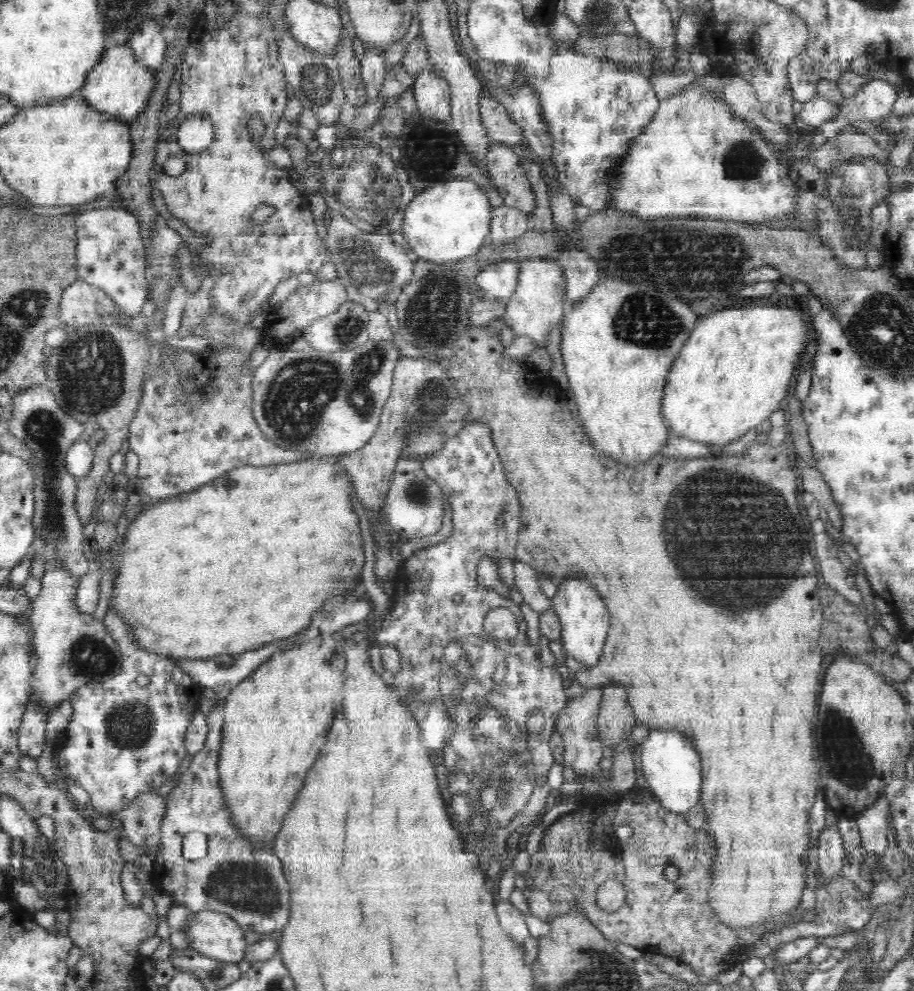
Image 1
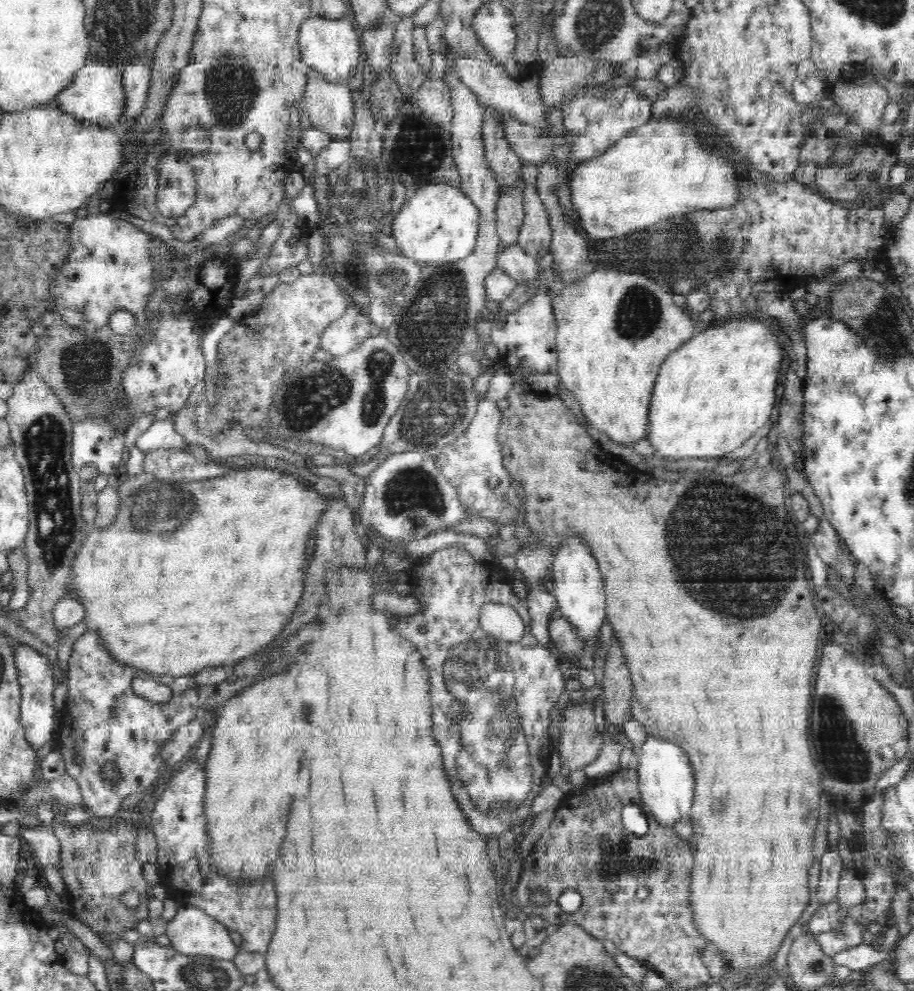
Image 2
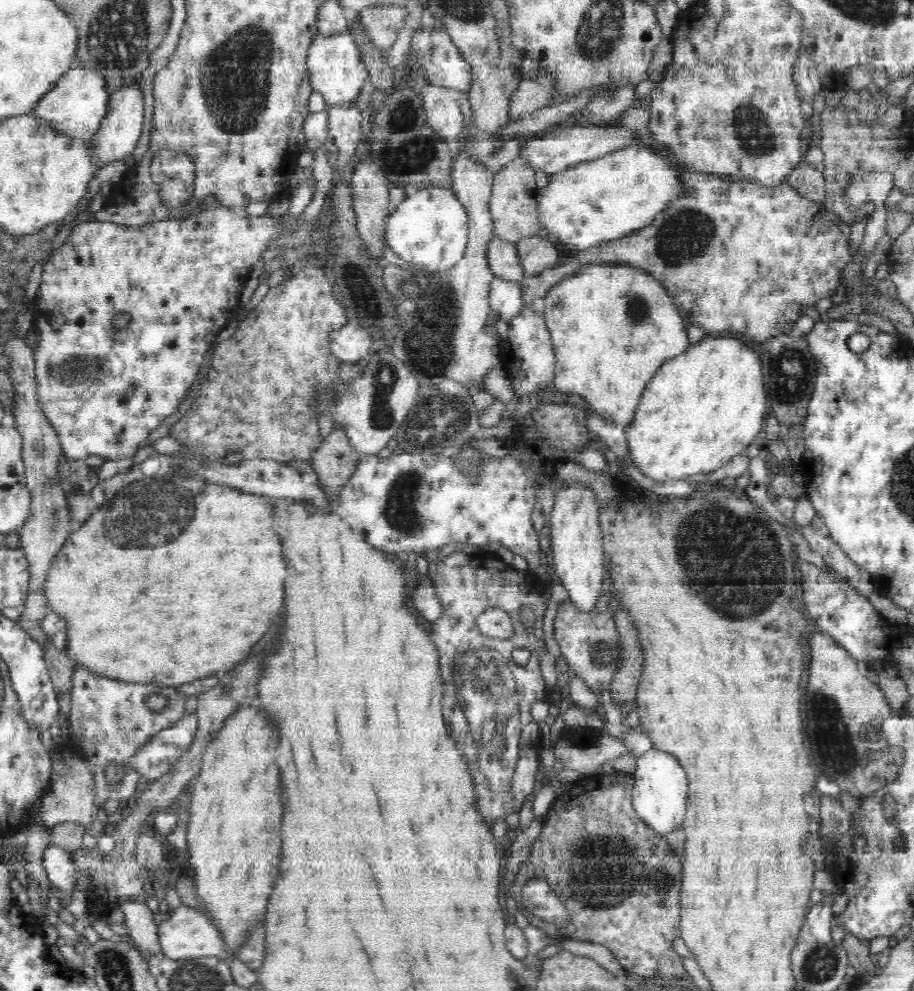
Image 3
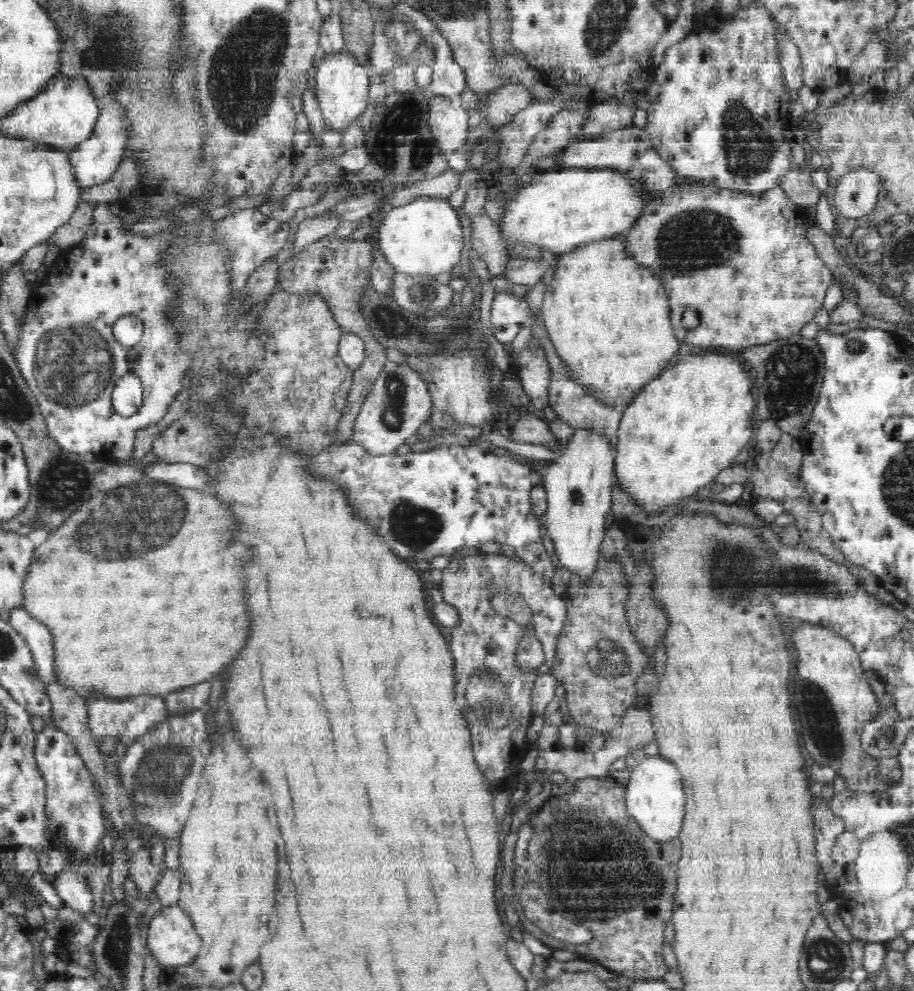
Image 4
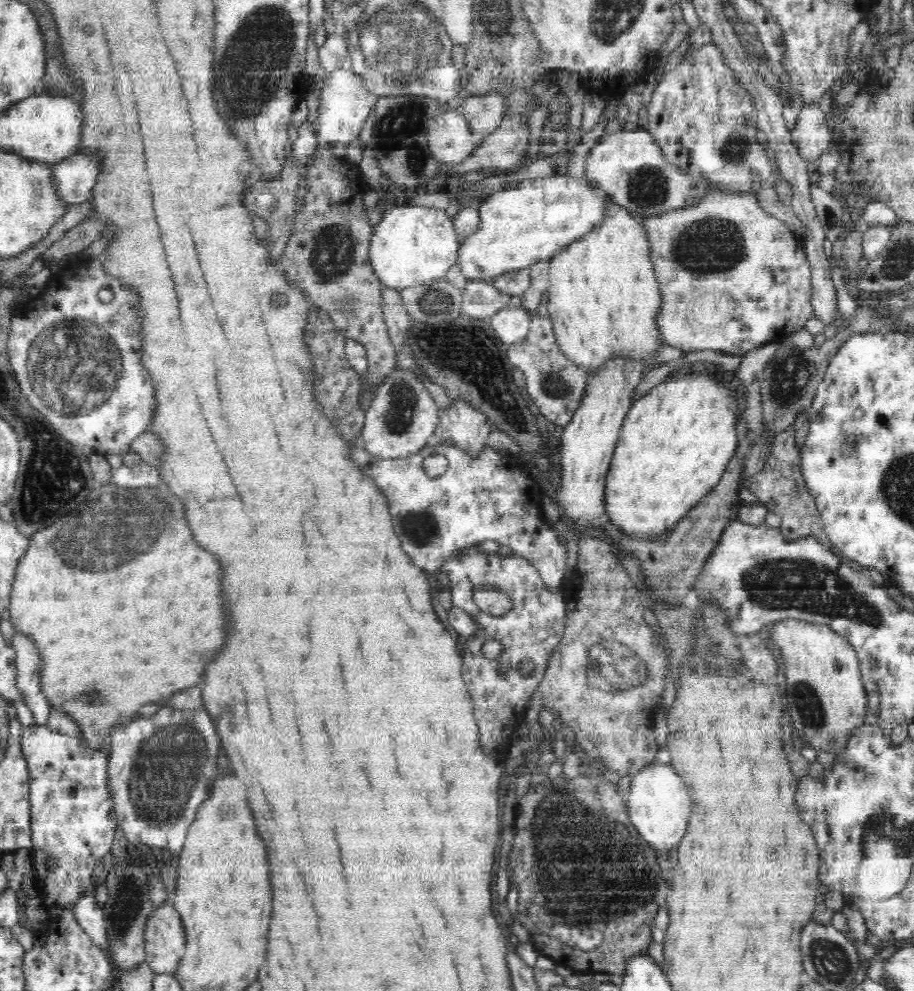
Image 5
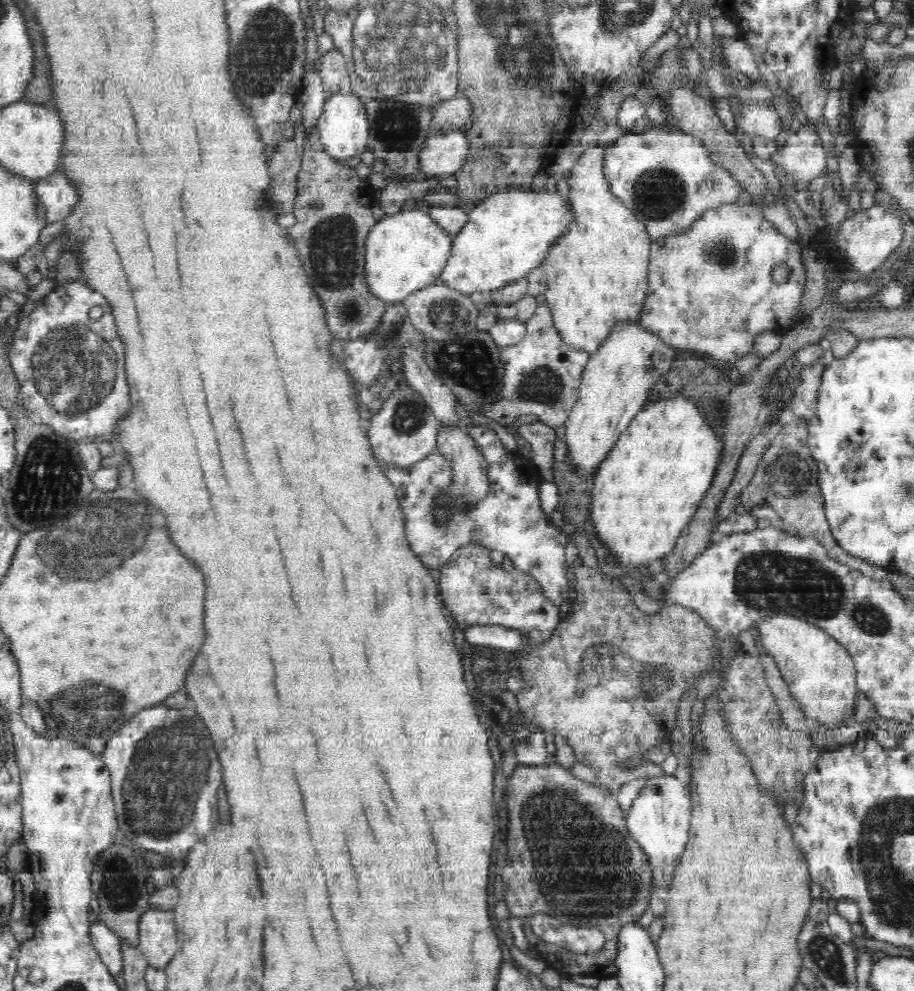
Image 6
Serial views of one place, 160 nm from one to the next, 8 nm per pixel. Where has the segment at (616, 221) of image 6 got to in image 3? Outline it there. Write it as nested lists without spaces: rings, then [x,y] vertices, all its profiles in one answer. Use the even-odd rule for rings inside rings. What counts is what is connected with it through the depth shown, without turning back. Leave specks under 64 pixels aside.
[[[610,263],[580,267],[579,271],[551,289],[539,307],[556,354],[555,389],[579,394],[590,404],[592,414],[598,414],[613,426],[628,427],[632,424],[646,385],[668,360],[680,356],[691,345],[678,308],[670,296],[666,296],[660,281],[650,273],[630,266]]]

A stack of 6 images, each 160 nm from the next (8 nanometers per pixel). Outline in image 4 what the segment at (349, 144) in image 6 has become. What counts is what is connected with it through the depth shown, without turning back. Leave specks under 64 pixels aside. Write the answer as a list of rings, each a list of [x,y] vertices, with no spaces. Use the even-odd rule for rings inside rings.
[[[342,52],[326,56],[316,72],[315,95],[323,116],[325,130],[341,133],[352,120],[359,119],[368,104],[368,87],[371,70],[369,66],[360,68],[356,58]]]

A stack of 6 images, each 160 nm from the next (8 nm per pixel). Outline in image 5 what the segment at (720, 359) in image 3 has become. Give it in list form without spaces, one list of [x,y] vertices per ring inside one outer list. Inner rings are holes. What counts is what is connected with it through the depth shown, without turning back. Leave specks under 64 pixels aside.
[[[690,374],[690,376],[680,376],[680,378],[670,380],[670,382],[664,382],[664,384],[660,383],[651,388],[647,395],[639,397],[638,400],[634,400],[630,406],[630,410],[628,410],[626,416],[623,417],[622,428],[619,429],[618,442],[609,471],[607,472],[605,480],[607,511],[605,512],[605,521],[603,521],[603,523],[608,527],[619,528],[626,536],[635,537],[636,534],[642,534],[642,536],[655,539],[678,524],[678,520],[682,520],[682,517],[686,517],[687,514],[697,506],[700,500],[707,494],[710,494],[710,491],[718,484],[728,466],[728,462],[730,462],[730,459],[734,456],[738,444],[738,432],[736,432],[736,408],[728,406],[732,400],[734,400],[734,398],[732,398],[730,390],[728,390],[722,382],[714,380],[714,378],[708,376],[708,374],[706,374],[706,376]]]

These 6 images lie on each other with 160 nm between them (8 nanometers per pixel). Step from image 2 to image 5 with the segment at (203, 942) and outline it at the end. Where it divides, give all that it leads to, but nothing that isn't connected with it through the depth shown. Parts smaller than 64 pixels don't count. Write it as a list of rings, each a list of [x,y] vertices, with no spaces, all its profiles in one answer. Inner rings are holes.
[[[170,902],[154,909],[145,926],[145,962],[157,974],[173,973],[185,954],[185,927]]]

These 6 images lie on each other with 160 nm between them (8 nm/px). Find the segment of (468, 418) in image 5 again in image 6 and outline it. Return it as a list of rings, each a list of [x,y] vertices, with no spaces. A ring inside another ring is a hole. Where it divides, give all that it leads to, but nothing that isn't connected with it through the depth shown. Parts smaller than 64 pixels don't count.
[[[452,423],[451,425],[442,425],[438,431],[440,434],[437,434],[436,450],[449,462],[451,470],[450,484],[437,494],[438,498],[434,498],[431,510],[434,524],[440,528],[440,526],[448,524],[450,516],[456,510],[469,509],[467,506],[480,503],[484,498],[487,498],[486,494],[490,483],[487,475],[488,463],[480,454],[480,450],[474,448],[474,442],[464,434],[465,427]]]

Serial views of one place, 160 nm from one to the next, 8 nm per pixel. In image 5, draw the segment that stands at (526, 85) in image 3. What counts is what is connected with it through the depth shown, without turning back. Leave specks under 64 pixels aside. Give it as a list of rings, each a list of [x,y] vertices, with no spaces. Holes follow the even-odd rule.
[[[500,92],[472,94],[461,100],[457,109],[477,138],[486,137],[500,126],[508,110],[508,97]]]

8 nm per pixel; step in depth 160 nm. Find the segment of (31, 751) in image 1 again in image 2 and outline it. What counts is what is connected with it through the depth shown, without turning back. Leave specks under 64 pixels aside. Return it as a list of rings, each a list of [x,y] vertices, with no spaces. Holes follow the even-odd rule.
[[[12,642],[16,649],[16,665],[21,685],[21,722],[26,732],[27,743],[36,751],[51,741],[53,736],[54,717],[54,690],[57,683],[54,681],[54,667],[47,657],[33,647]]]

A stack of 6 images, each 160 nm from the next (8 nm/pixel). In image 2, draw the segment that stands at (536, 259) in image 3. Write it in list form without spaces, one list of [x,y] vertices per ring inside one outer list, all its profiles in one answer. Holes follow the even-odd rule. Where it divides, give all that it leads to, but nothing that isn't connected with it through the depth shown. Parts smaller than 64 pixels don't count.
[[[524,184],[524,223],[518,238],[518,245],[530,257],[537,259],[542,250],[550,252],[553,236],[547,208],[539,197],[537,187]]]

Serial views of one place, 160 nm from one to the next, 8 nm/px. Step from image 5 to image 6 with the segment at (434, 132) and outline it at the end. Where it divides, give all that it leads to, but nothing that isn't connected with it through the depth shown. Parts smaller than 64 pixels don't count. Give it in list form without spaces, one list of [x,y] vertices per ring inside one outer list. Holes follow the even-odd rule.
[[[461,129],[430,134],[418,156],[421,171],[431,177],[458,172],[469,154],[469,139]]]

